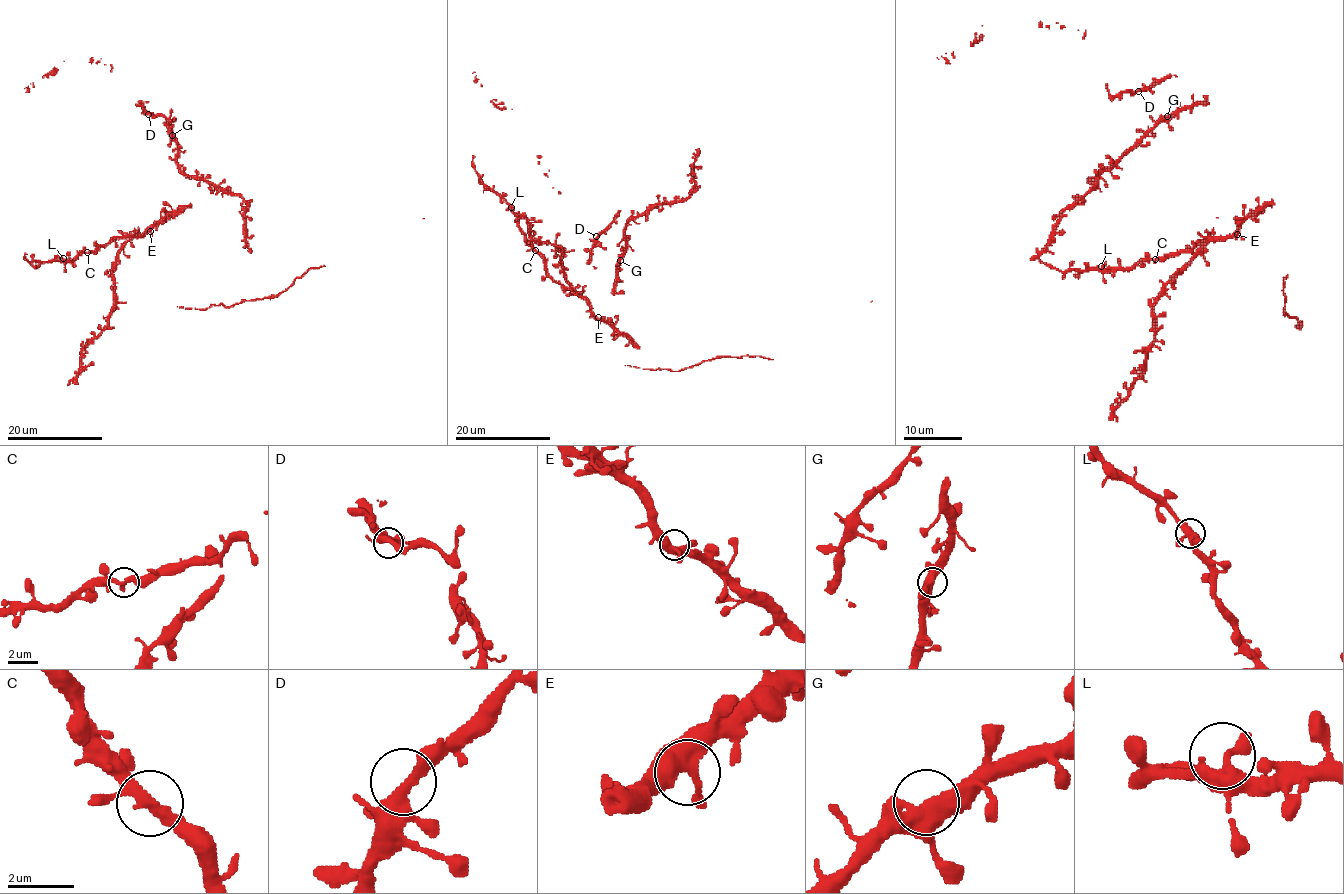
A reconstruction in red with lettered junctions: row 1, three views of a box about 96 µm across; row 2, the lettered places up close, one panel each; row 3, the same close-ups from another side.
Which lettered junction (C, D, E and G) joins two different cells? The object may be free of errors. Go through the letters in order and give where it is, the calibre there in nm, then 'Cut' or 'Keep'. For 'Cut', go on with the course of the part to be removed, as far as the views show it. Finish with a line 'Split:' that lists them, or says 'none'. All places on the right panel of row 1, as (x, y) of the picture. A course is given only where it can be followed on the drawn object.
C: Place: (1155, 259). Thickness 280 nm. Keep
D: Place: (1138, 91). Thickness 320 nm. Keep
E: Place: (1237, 234). Thickness 440 nm. Keep
G: Place: (1167, 116). Thickness 440 nm. Keep
Split: none

